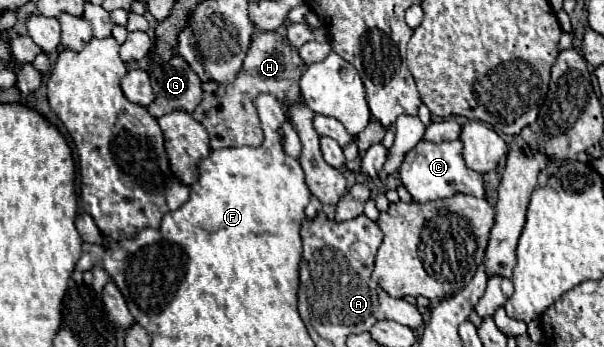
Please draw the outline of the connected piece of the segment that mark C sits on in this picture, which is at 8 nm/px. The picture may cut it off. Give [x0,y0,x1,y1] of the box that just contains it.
[399,139,485,203]

